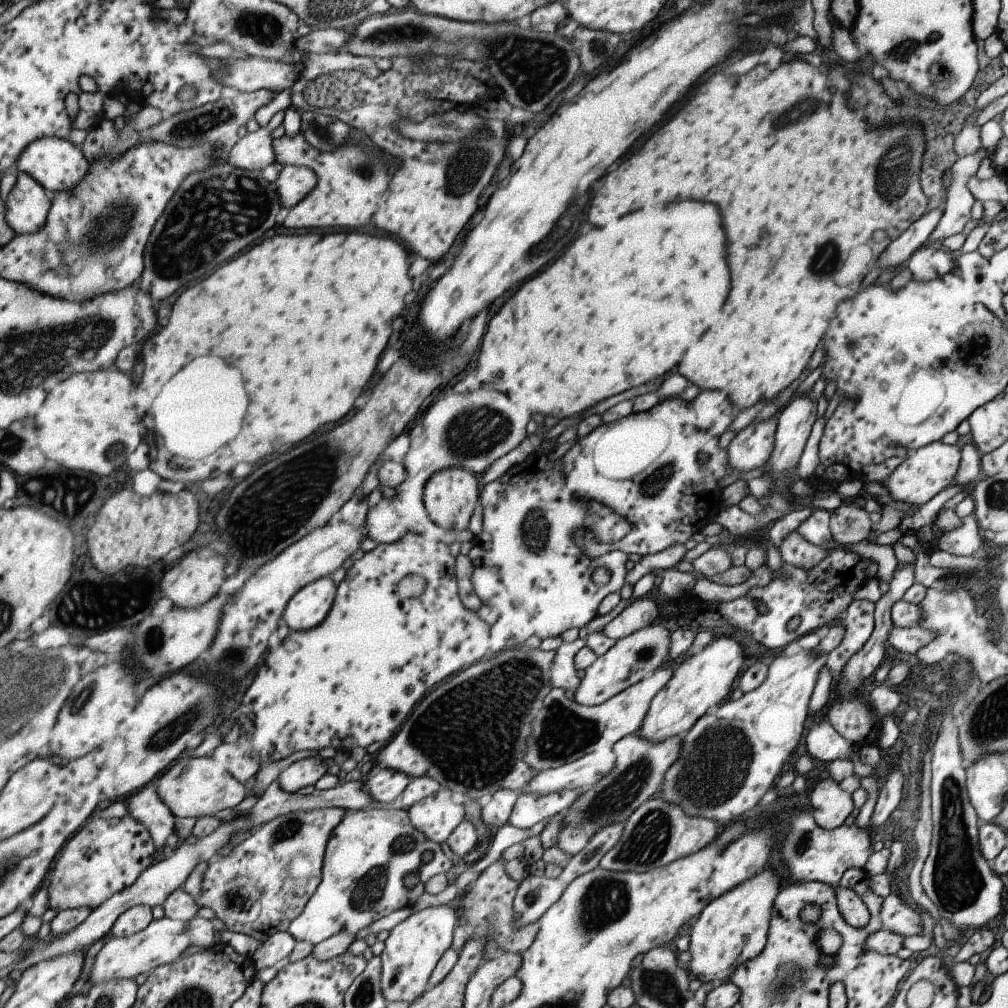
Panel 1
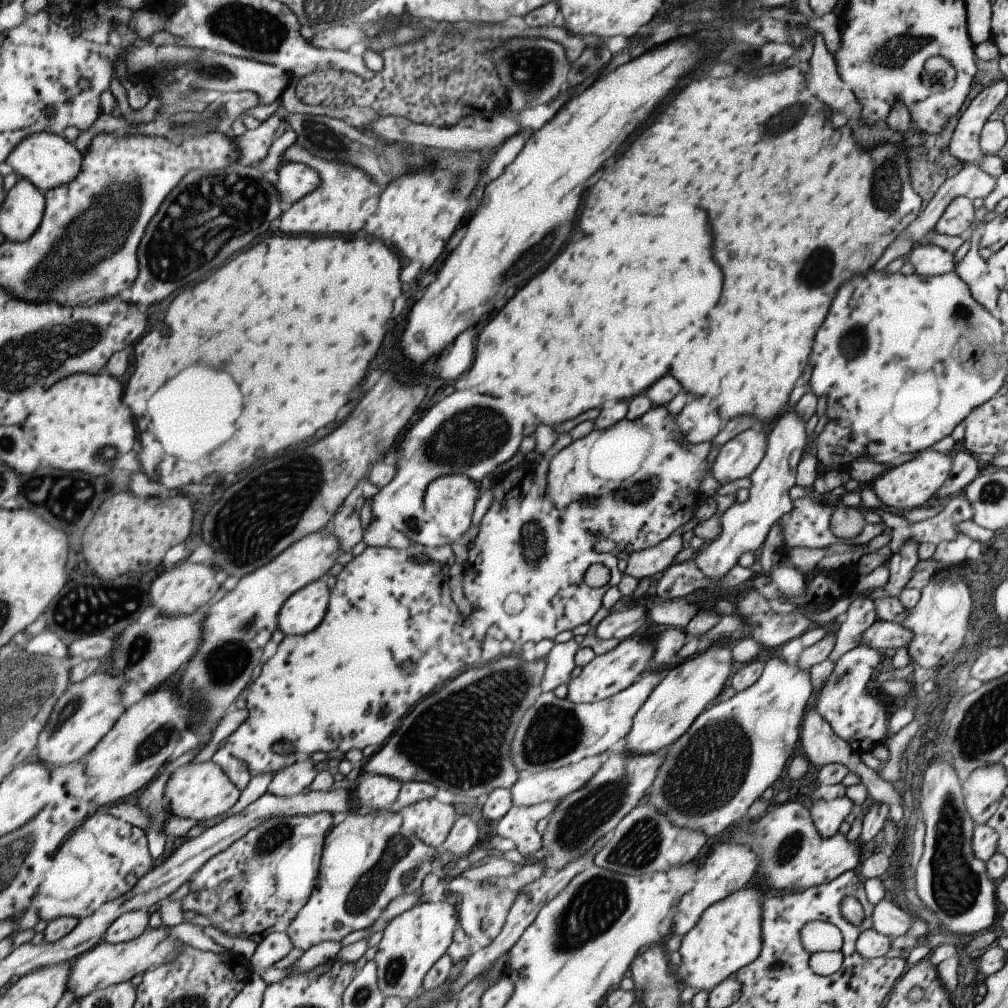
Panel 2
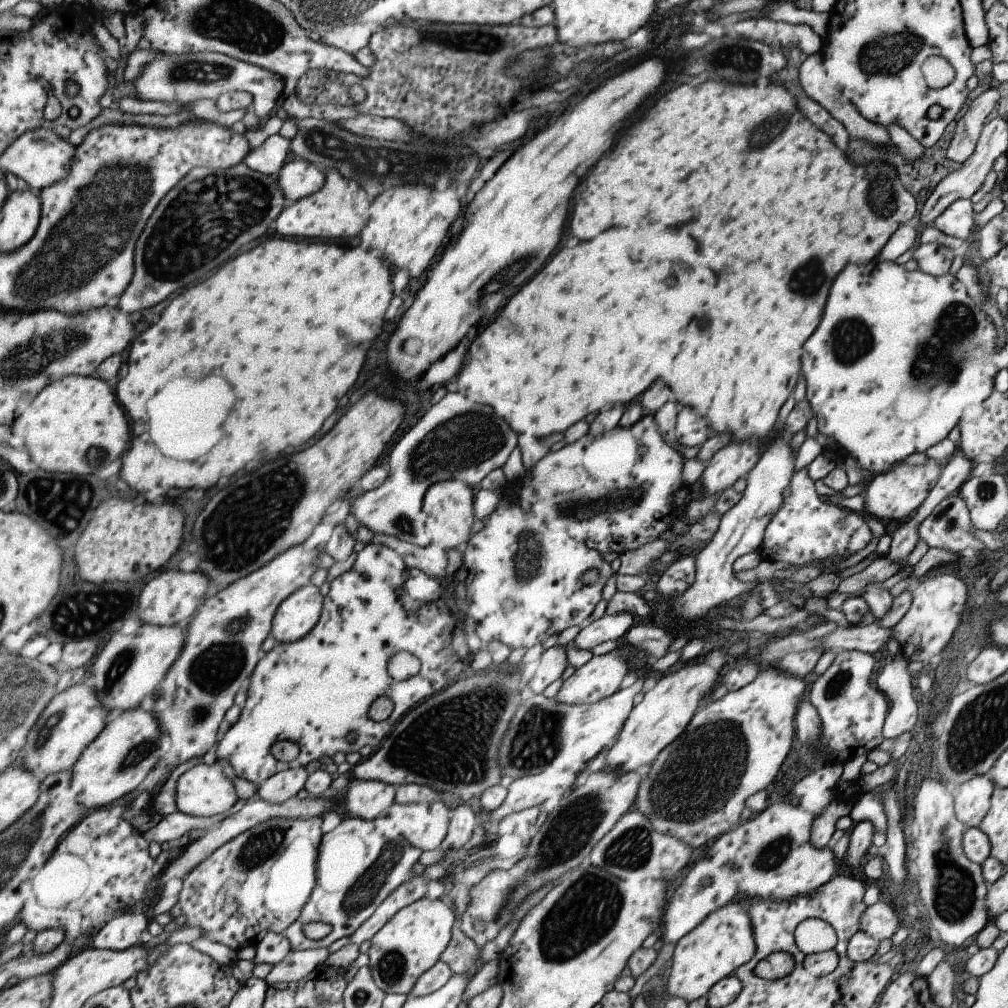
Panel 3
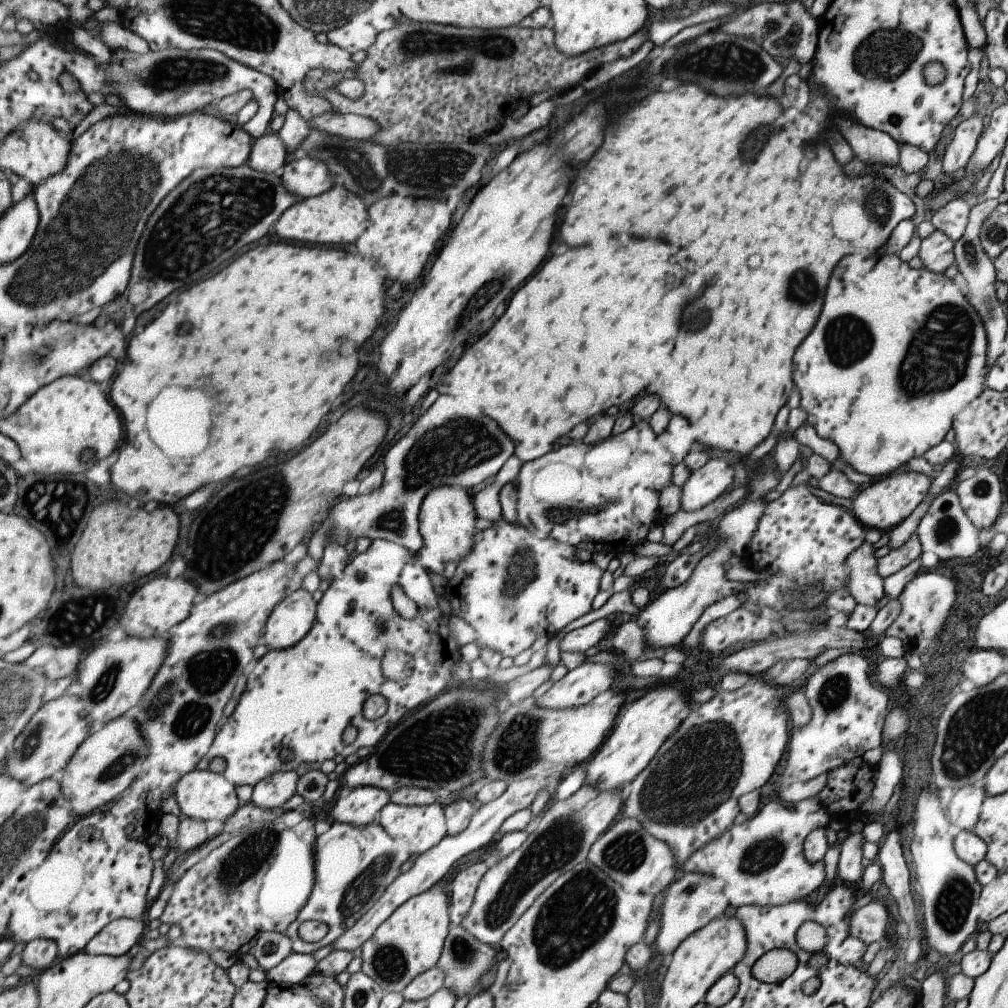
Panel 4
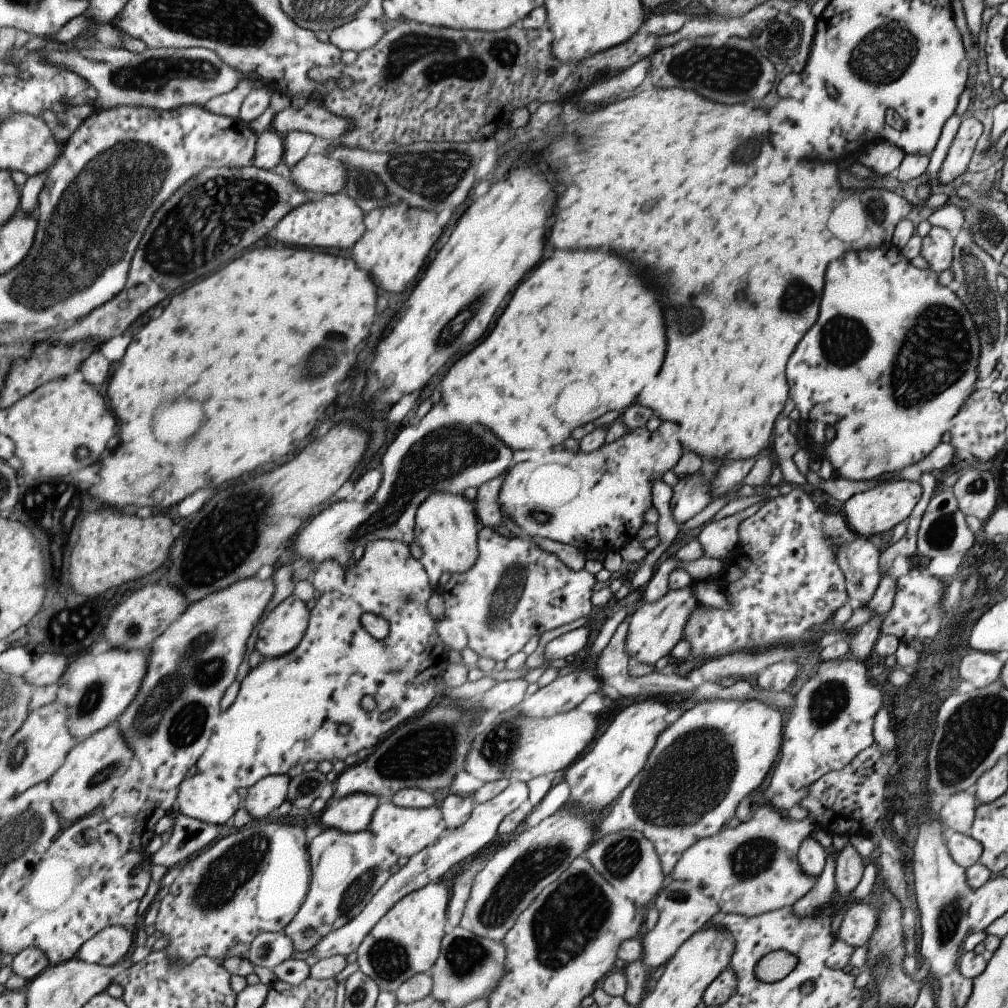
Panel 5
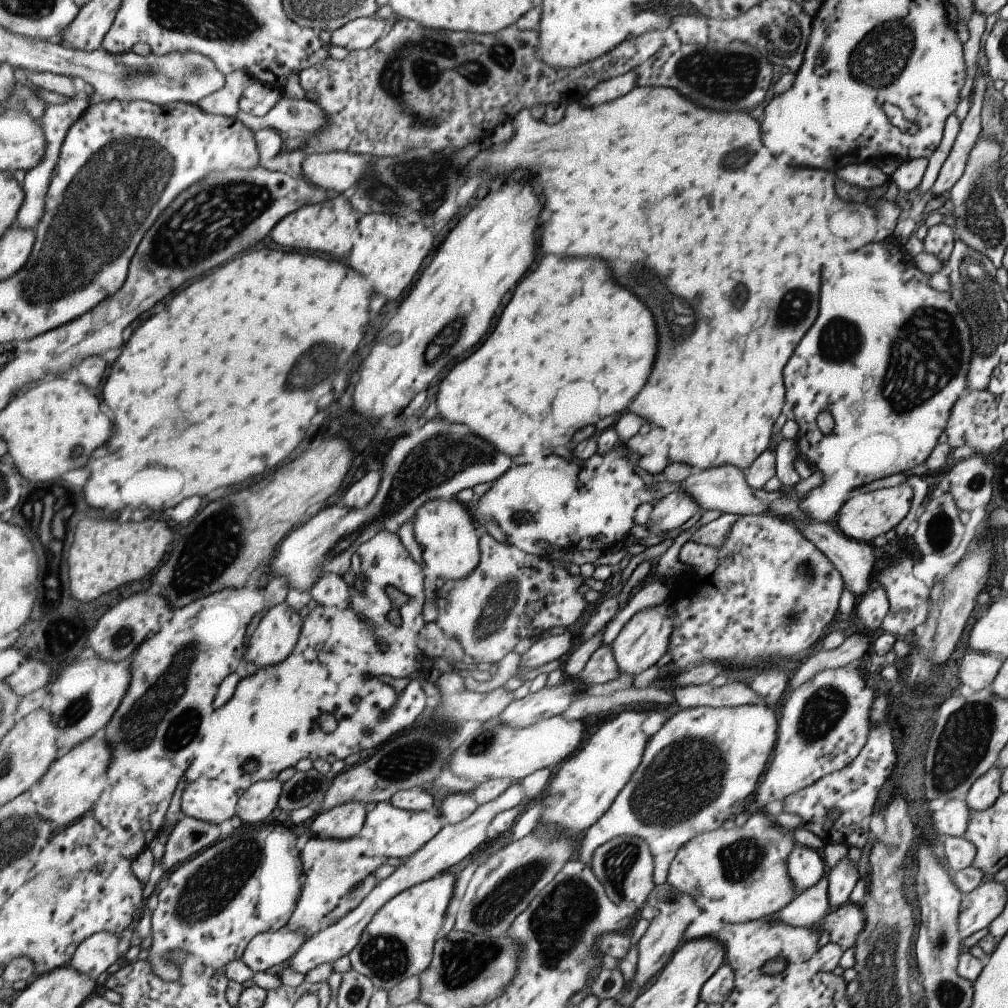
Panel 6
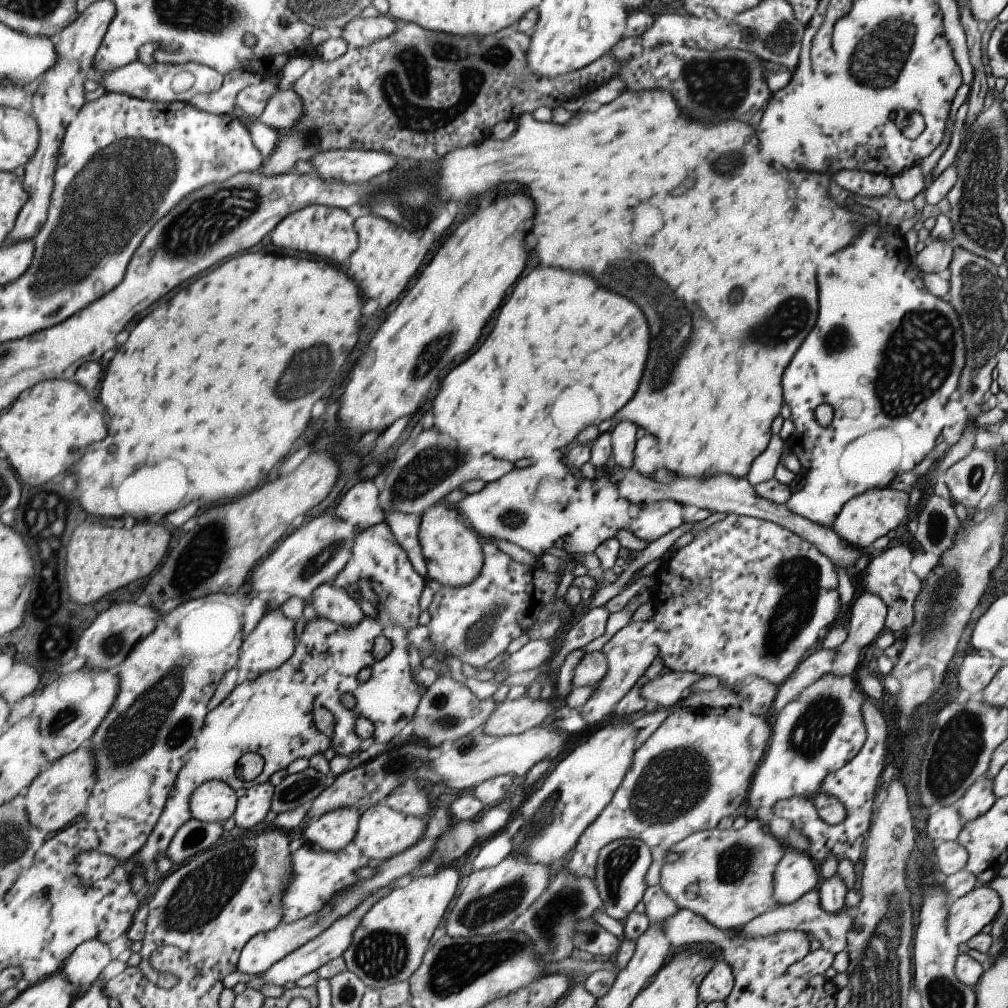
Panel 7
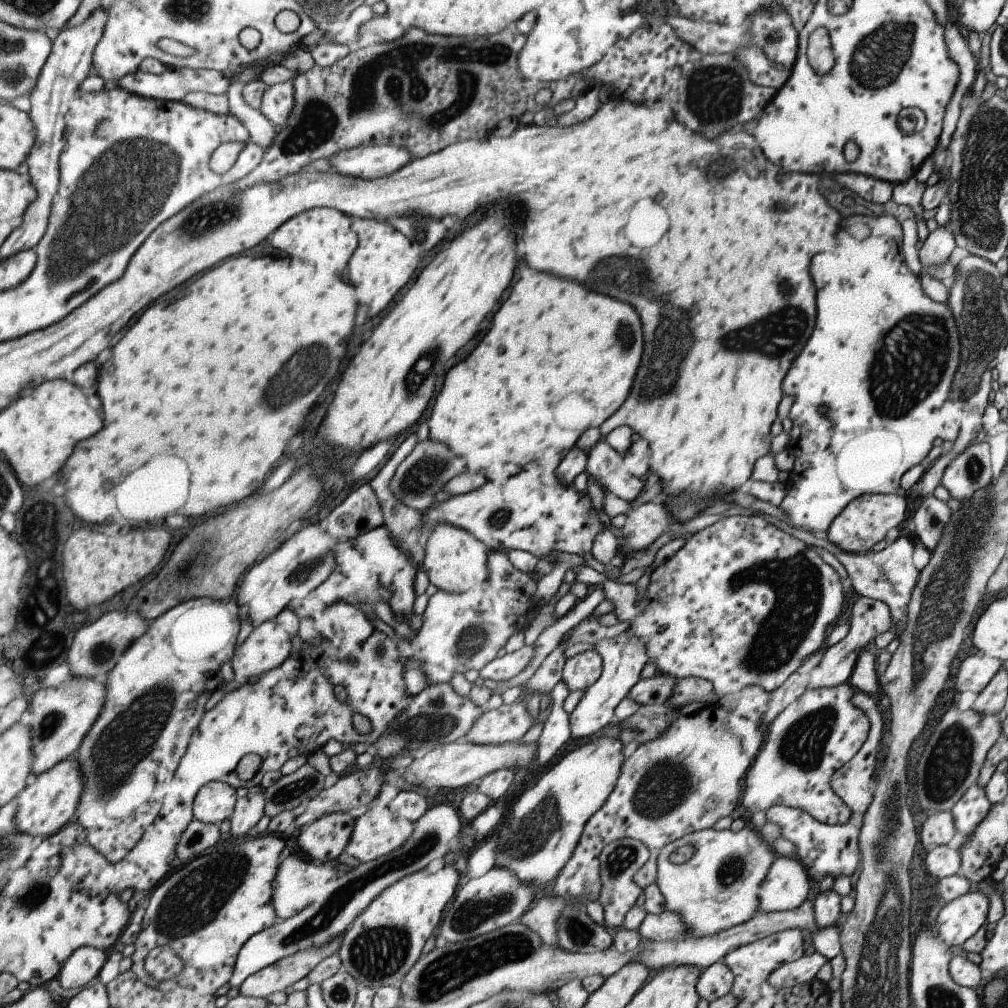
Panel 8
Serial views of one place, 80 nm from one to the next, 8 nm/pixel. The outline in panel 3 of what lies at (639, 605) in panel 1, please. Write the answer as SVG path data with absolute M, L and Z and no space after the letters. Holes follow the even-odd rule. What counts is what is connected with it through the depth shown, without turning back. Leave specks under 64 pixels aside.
M622 612L614 615L603 615L601 618L591 622L582 628L573 639L576 648L591 650L596 644L607 642L607 640L620 641L624 634L637 623L637 619L631 613Z

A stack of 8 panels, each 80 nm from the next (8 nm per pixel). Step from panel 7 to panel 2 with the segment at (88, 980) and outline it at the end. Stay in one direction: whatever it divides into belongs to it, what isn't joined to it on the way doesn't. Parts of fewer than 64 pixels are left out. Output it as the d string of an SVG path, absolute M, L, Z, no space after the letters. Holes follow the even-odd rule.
M148 909L132 910L122 914L104 936L107 943L122 943L139 938L148 929L149 915Z

